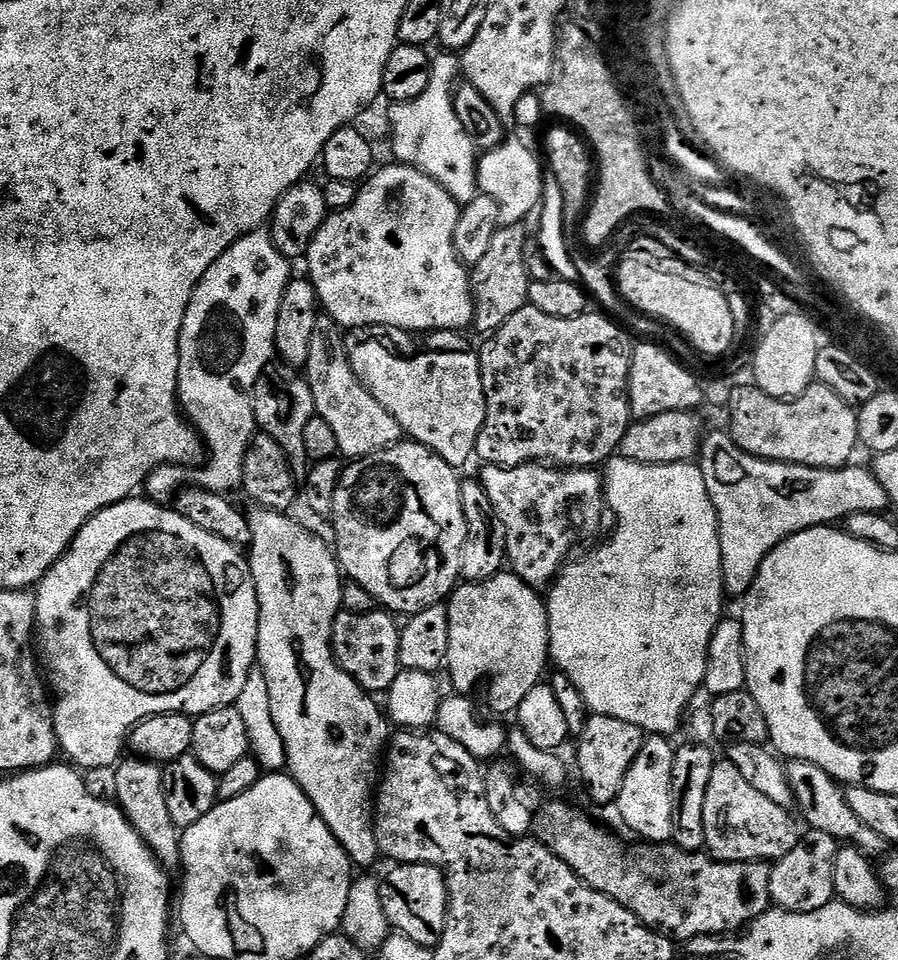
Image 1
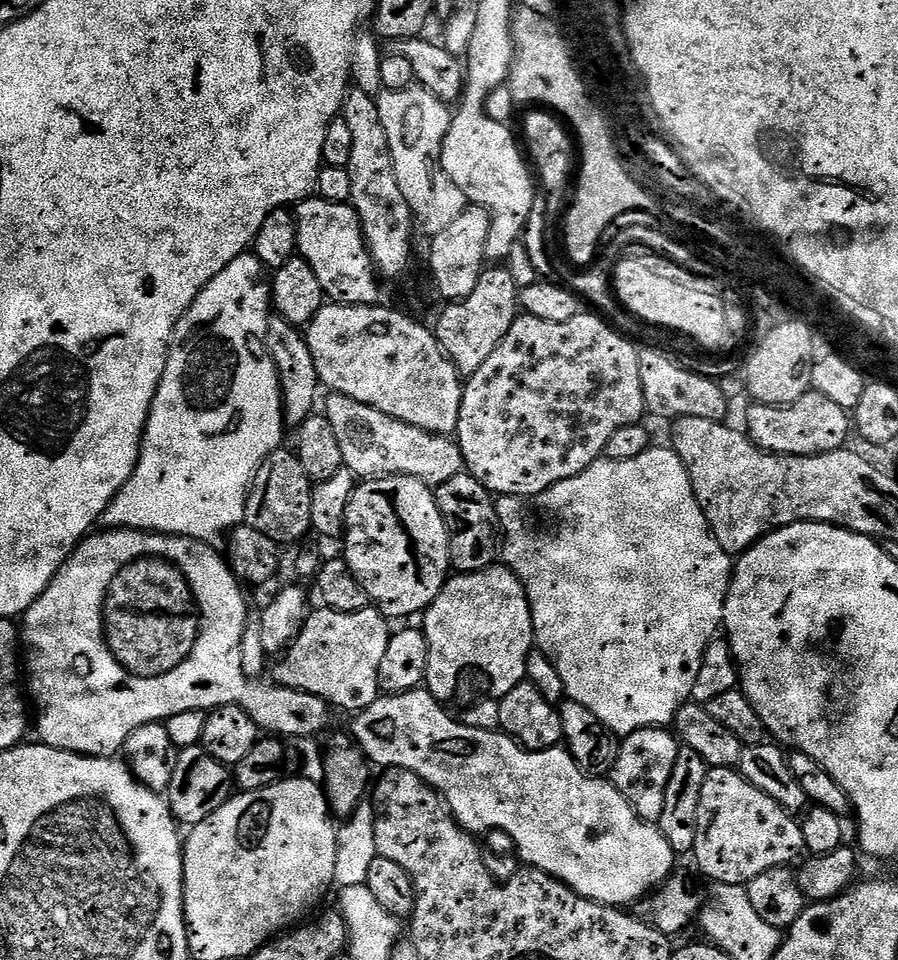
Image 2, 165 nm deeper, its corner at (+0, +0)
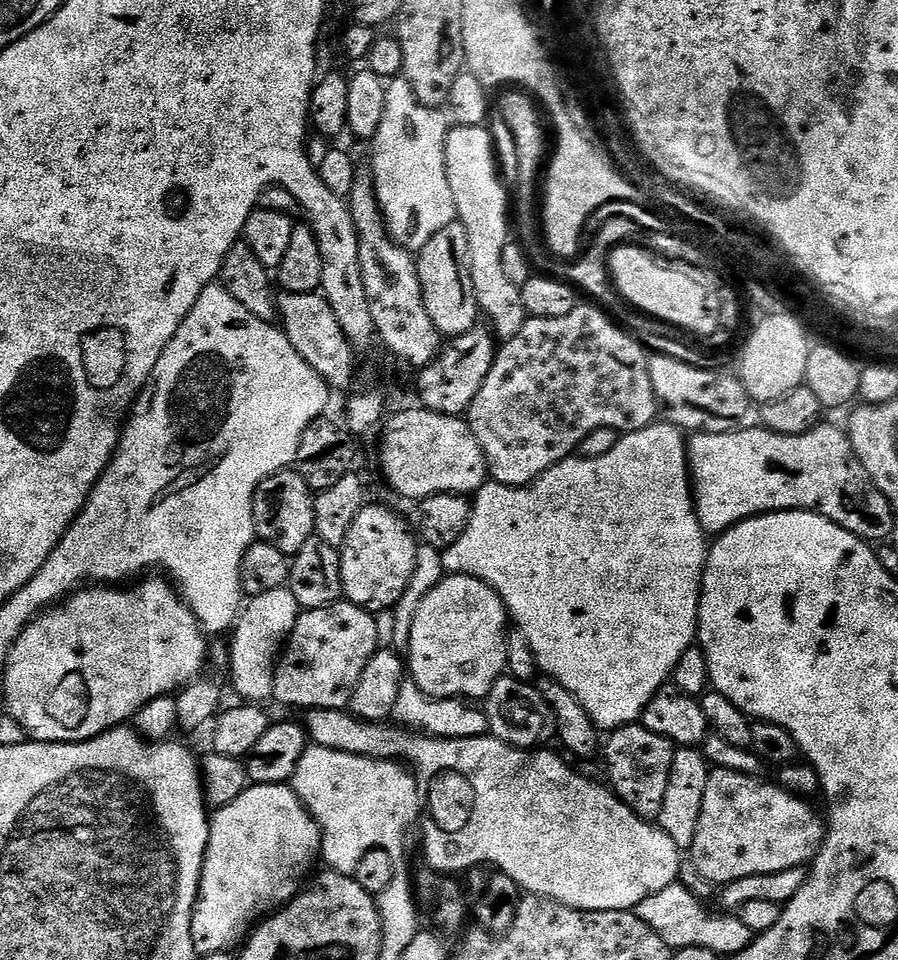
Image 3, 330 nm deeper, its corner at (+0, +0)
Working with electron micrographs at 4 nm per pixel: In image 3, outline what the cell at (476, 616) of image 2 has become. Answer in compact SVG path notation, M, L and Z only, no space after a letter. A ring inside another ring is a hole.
M445 575L423 599L418 614L414 617L406 653L406 668L410 673L410 680L433 700L467 698L472 702L483 701L490 694L494 682L505 675L508 666L509 631L508 607L490 585L473 576Z

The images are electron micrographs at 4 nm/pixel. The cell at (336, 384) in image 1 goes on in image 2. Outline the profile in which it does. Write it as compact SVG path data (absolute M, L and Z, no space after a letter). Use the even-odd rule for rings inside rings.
M332 394L327 398L328 405L325 408L323 405L323 415L327 416L330 426L334 426L344 467L357 478L413 476L423 484L438 486L465 471L462 450L451 435L423 432L398 418L390 418L390 414L382 414L382 410L374 410L374 406L354 402L354 398L349 396Z

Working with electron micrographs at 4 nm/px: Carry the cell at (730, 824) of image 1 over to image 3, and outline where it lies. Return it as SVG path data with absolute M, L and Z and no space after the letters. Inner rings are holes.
M725 768L709 771L706 782L706 798L702 798L702 818L698 818L698 834L690 849L690 859L713 886L738 882L738 878L750 878L753 874L778 874L786 870L811 865L824 846L825 821L812 809L813 805L799 796L792 796L779 783L767 784L764 778L731 772Z

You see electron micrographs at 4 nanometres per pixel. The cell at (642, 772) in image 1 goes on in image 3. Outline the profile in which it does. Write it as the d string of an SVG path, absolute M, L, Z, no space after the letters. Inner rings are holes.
M640 722L617 728L609 736L612 737L609 740L607 737L602 748L602 760L608 763L607 783L634 814L649 822L659 821L662 802L666 802L666 786L670 786L670 770L674 766L677 745L654 734L654 730L645 728Z

